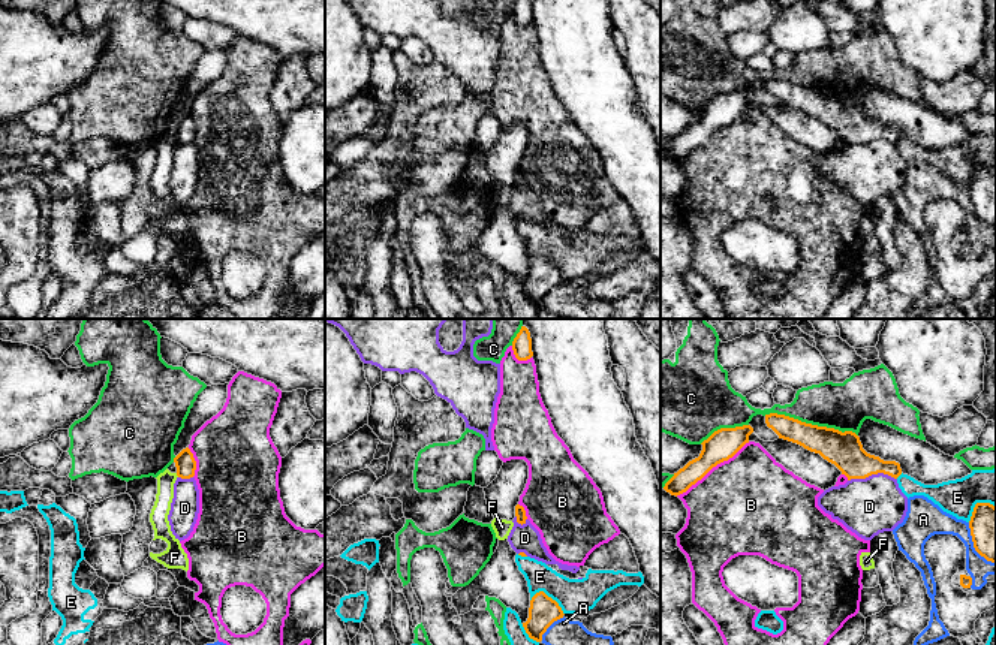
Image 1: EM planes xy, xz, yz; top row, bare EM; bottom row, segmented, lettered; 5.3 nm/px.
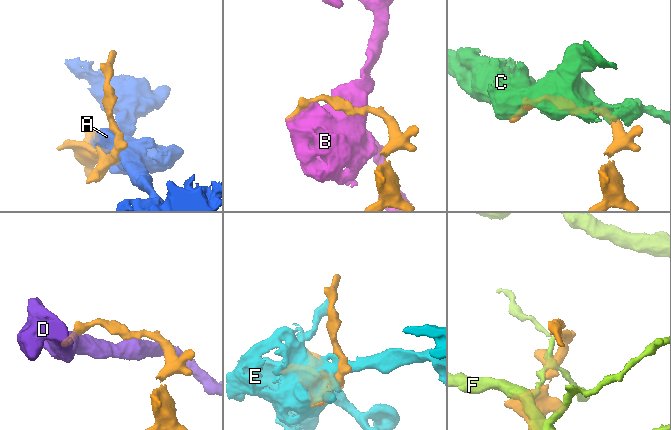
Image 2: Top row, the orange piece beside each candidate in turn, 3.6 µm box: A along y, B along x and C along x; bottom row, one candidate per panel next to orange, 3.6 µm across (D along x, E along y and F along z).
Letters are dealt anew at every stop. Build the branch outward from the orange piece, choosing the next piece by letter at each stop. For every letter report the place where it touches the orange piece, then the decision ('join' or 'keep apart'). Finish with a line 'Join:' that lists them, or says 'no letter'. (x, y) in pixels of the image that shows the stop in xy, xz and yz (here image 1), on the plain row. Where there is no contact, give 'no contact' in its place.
A: xz (550, 289) | keep apart
B: yz (712, 132) | keep apart
C: yz (811, 89) | keep apart
D: yz (872, 138) | keep apart
E: xz (550, 262) | keep apart
F: xy (177, 139) | keep apart
Join: no letter

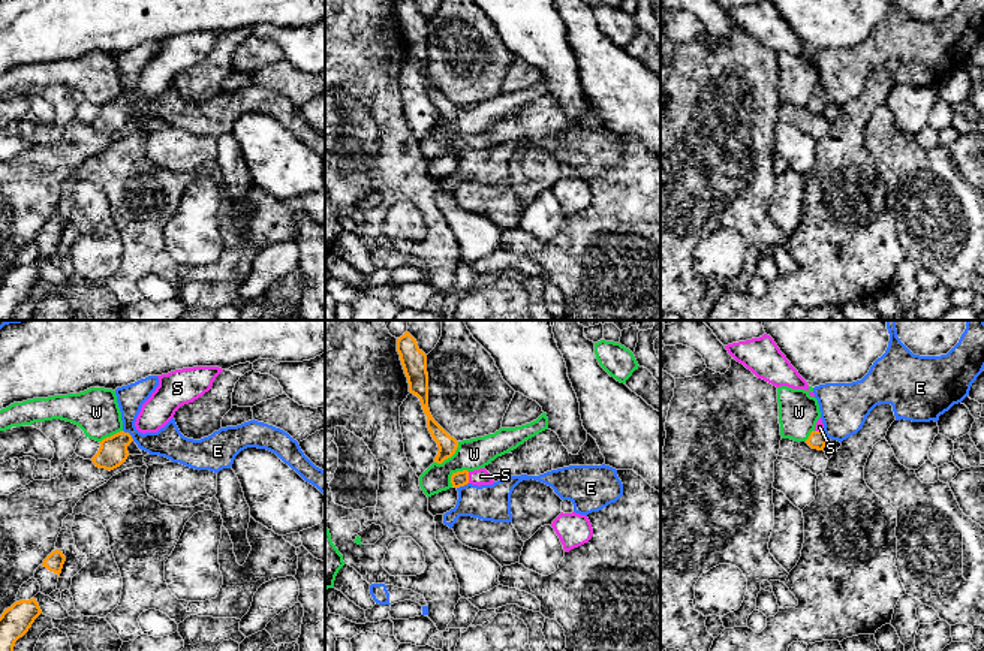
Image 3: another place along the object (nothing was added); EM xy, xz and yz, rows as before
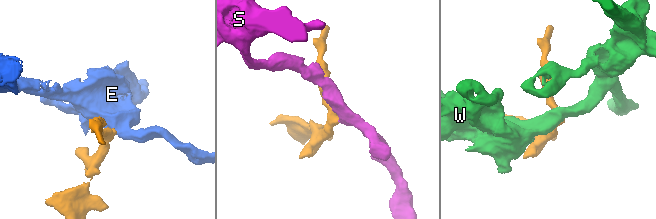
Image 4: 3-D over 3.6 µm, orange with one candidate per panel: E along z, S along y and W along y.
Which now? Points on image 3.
E: xy (129, 99) | keep apart
S: xz (468, 142) | join
W: xz (450, 121) | keep apart
Join: S

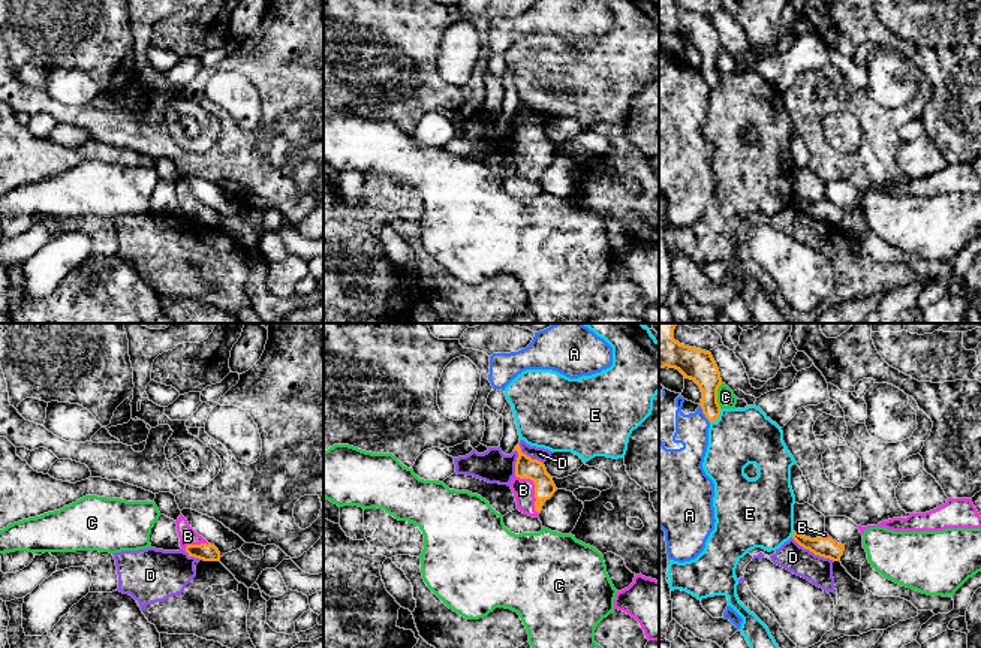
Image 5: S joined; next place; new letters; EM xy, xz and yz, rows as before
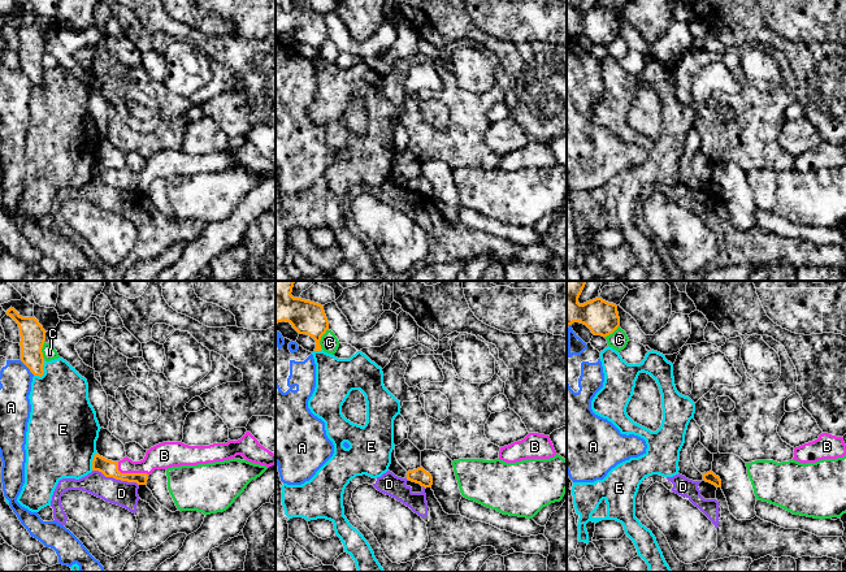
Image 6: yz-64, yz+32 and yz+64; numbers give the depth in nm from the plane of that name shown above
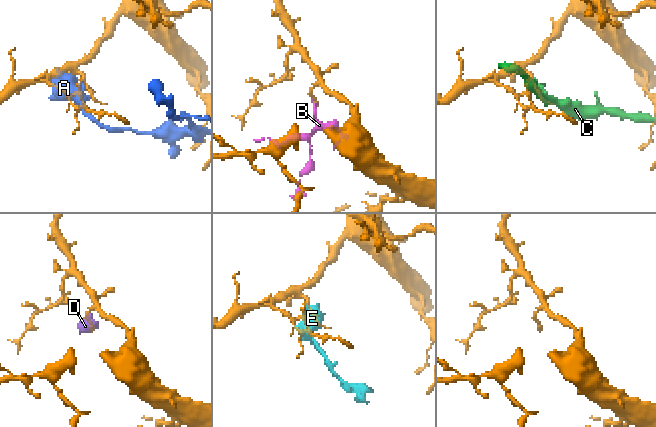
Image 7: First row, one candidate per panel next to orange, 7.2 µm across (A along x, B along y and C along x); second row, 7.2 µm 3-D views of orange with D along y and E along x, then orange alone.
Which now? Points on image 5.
A: yz (704, 78) | keep apart
B: xz (535, 154) | join
C: yz (716, 60) | keep apart
D: xz (529, 121) | keep apart
E: yz (718, 83) | keep apart
Join: B

